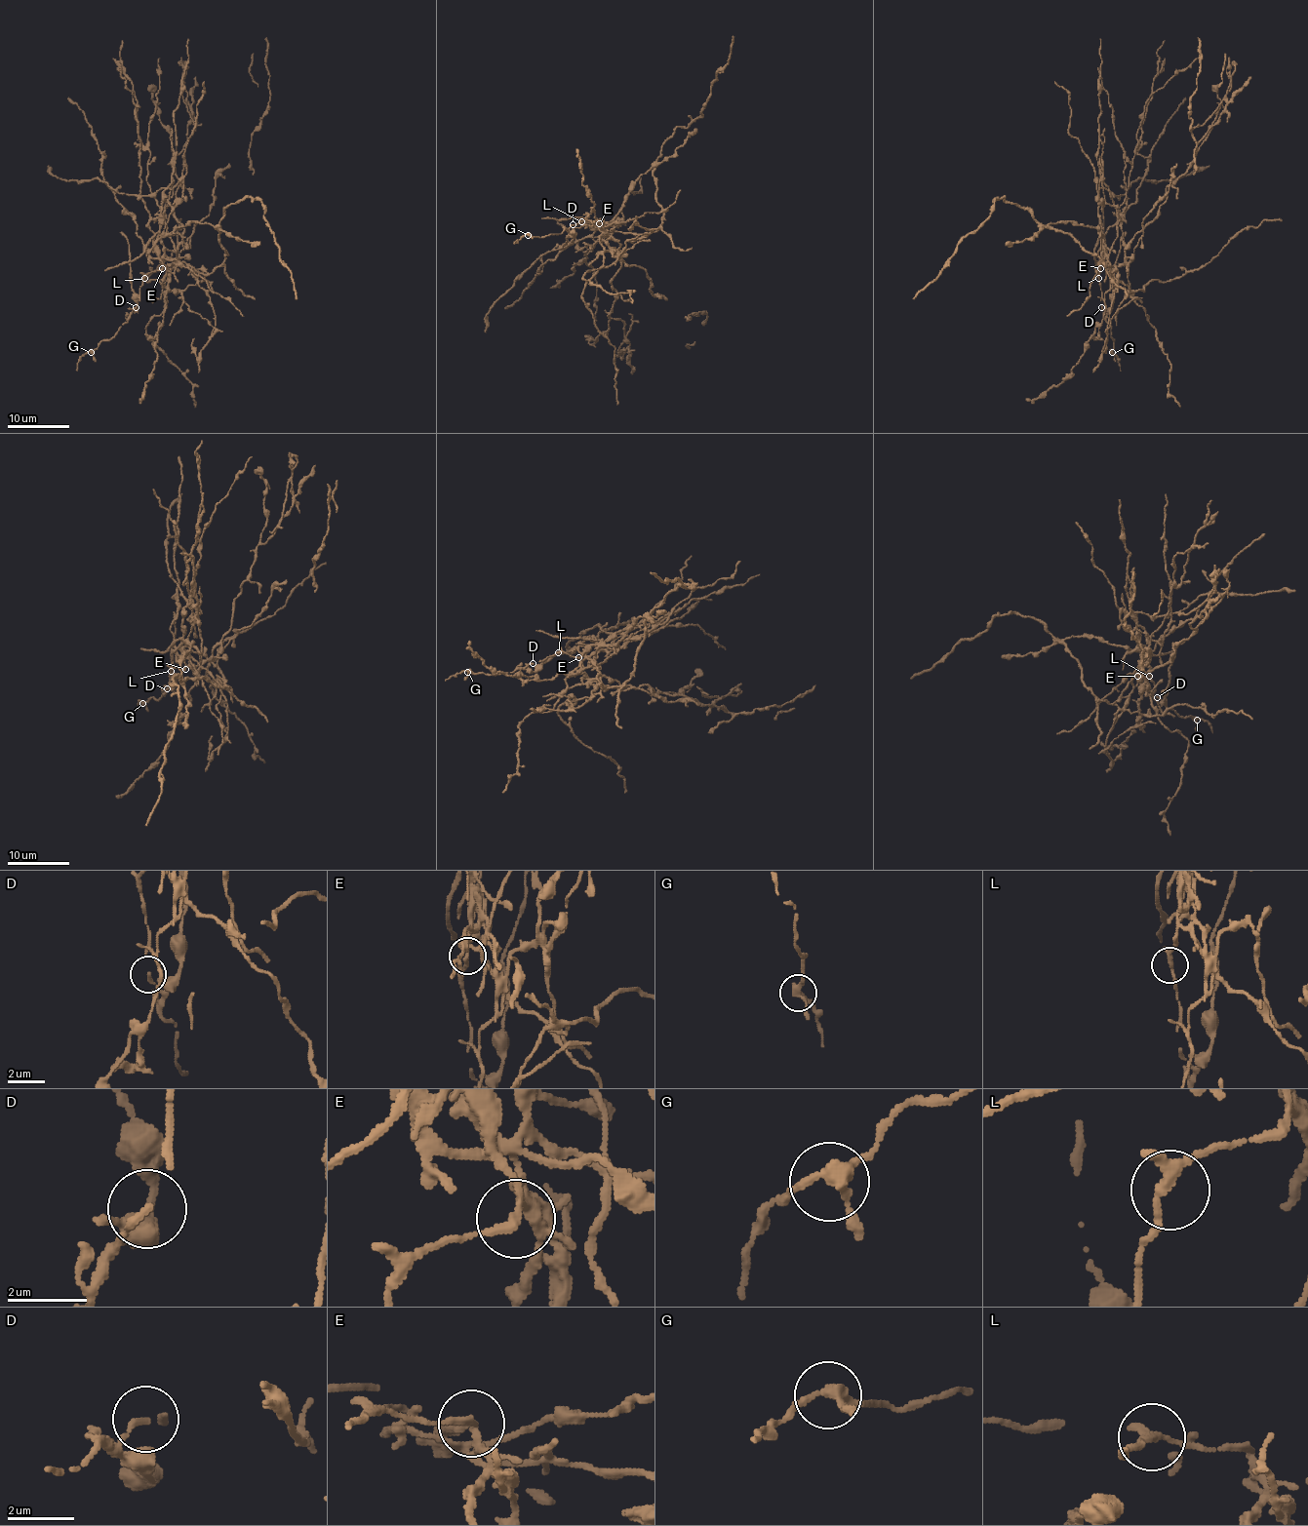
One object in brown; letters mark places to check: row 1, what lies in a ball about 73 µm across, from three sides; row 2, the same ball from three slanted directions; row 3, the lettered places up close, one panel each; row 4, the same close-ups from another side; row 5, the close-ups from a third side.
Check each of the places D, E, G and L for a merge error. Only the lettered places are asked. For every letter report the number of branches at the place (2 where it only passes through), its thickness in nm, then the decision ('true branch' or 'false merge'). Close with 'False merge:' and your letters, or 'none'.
D: 2 | 130 nm | true branch
E: 3 | 150 nm | false merge
G: 3 | 280 nm | true branch
L: 3 | 190 nm | true branch
False merge: E

